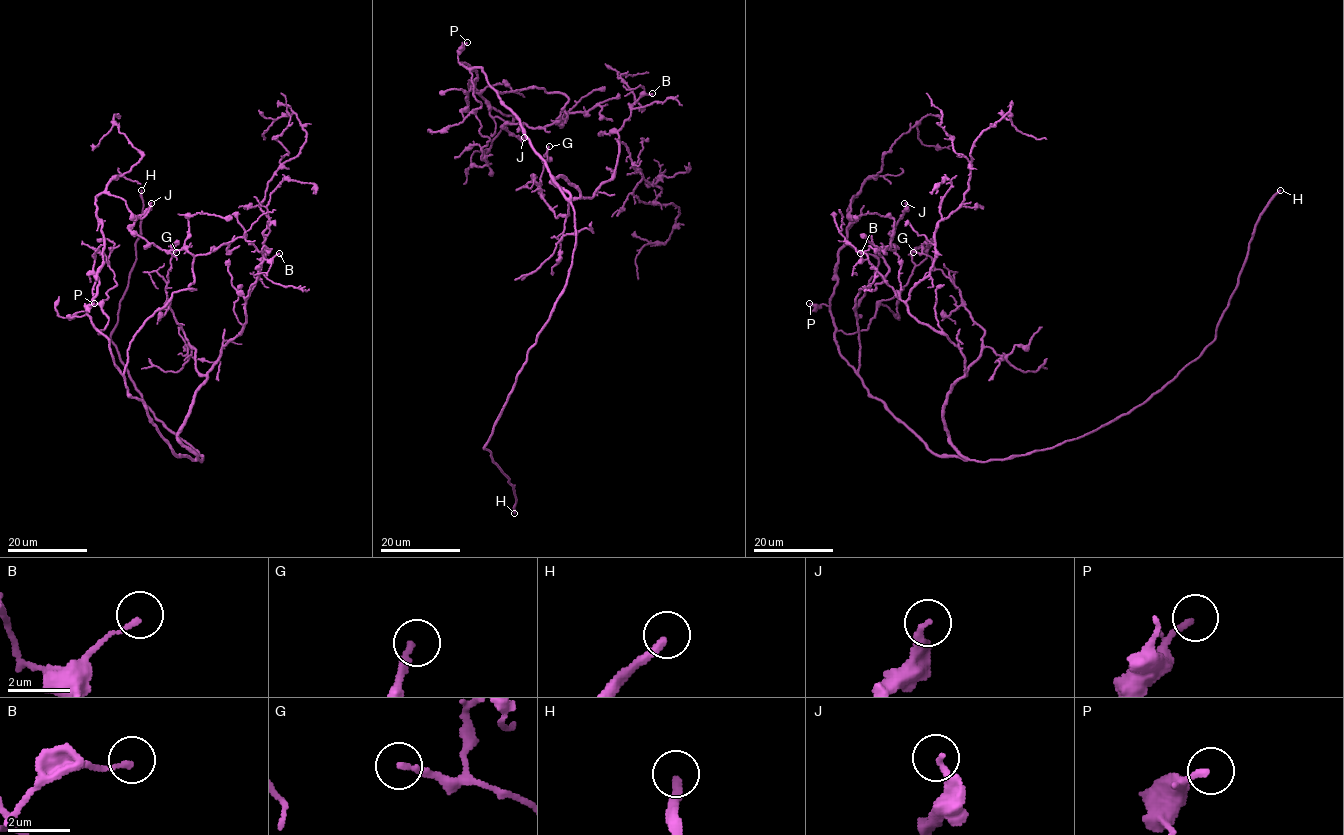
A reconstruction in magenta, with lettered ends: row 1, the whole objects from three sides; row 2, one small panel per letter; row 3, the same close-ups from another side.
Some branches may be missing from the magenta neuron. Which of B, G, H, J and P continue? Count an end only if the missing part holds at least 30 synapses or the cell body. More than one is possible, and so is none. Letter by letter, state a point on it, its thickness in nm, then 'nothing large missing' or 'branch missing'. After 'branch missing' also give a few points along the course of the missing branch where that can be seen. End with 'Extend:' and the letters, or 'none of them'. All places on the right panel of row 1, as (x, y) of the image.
B: (860, 253) | 150 nm | nothing large missing
G: (913, 252) | 200 nm | branch missing | (913, 252), (883, 240), (877, 235), (872, 217), (849, 207), (844, 178), (837, 175)
H: (1280, 190) | 260 nm | branch missing
J: (904, 203) | 260 nm | nothing large missing
P: (809, 303) | 190 nm | nothing large missing
Extend: G, H

